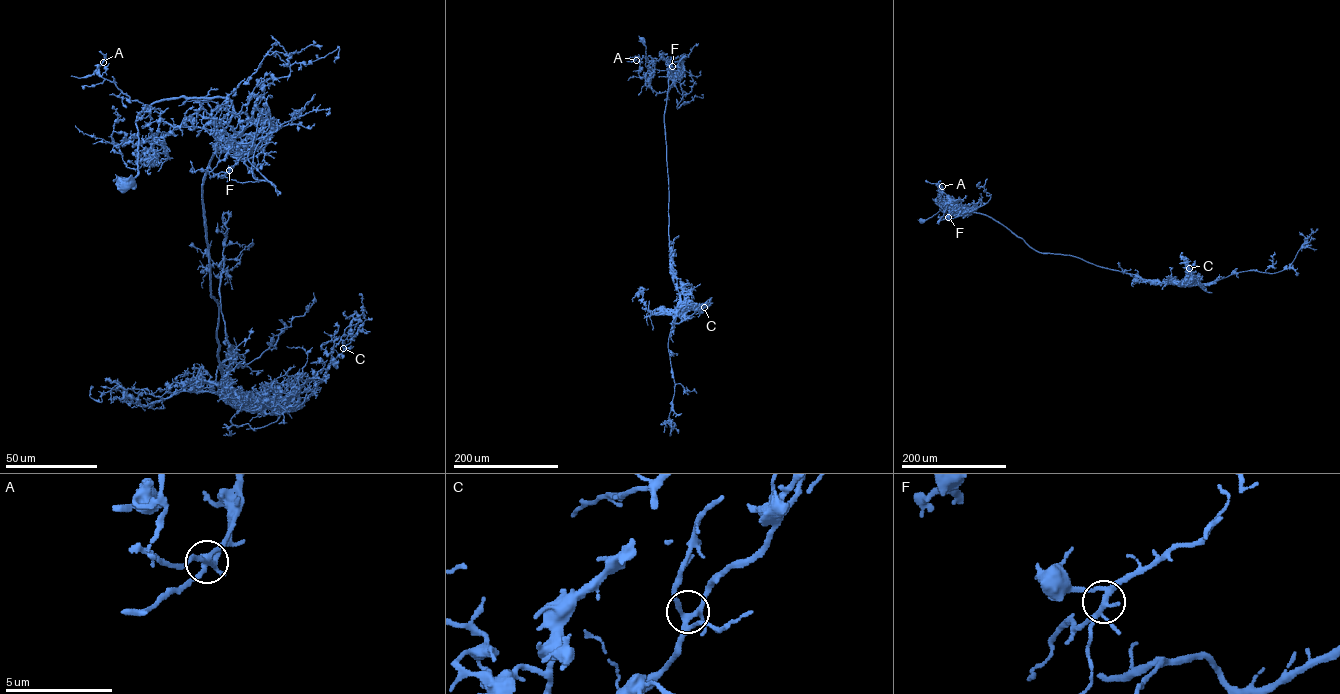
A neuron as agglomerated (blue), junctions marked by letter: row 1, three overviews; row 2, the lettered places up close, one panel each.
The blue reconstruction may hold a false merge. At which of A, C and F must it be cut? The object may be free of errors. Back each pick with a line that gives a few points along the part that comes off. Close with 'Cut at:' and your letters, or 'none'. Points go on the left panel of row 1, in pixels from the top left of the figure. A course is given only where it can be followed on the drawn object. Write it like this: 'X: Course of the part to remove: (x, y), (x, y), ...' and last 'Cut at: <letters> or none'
Cut at: none

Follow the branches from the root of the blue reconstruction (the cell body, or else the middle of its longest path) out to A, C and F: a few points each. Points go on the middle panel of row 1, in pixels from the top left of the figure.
A: (641, 39), (645, 66), (673, 71), (670, 73), (668, 63), (662, 59), (635, 56), (636, 60)
C: (641, 39), (645, 66), (673, 71), (664, 114), (670, 266), (681, 303), (695, 310), (704, 307)
F: (641, 39), (645, 47), (645, 66), (673, 71), (669, 77), (669, 86), (674, 79), (667, 64), (672, 66)

